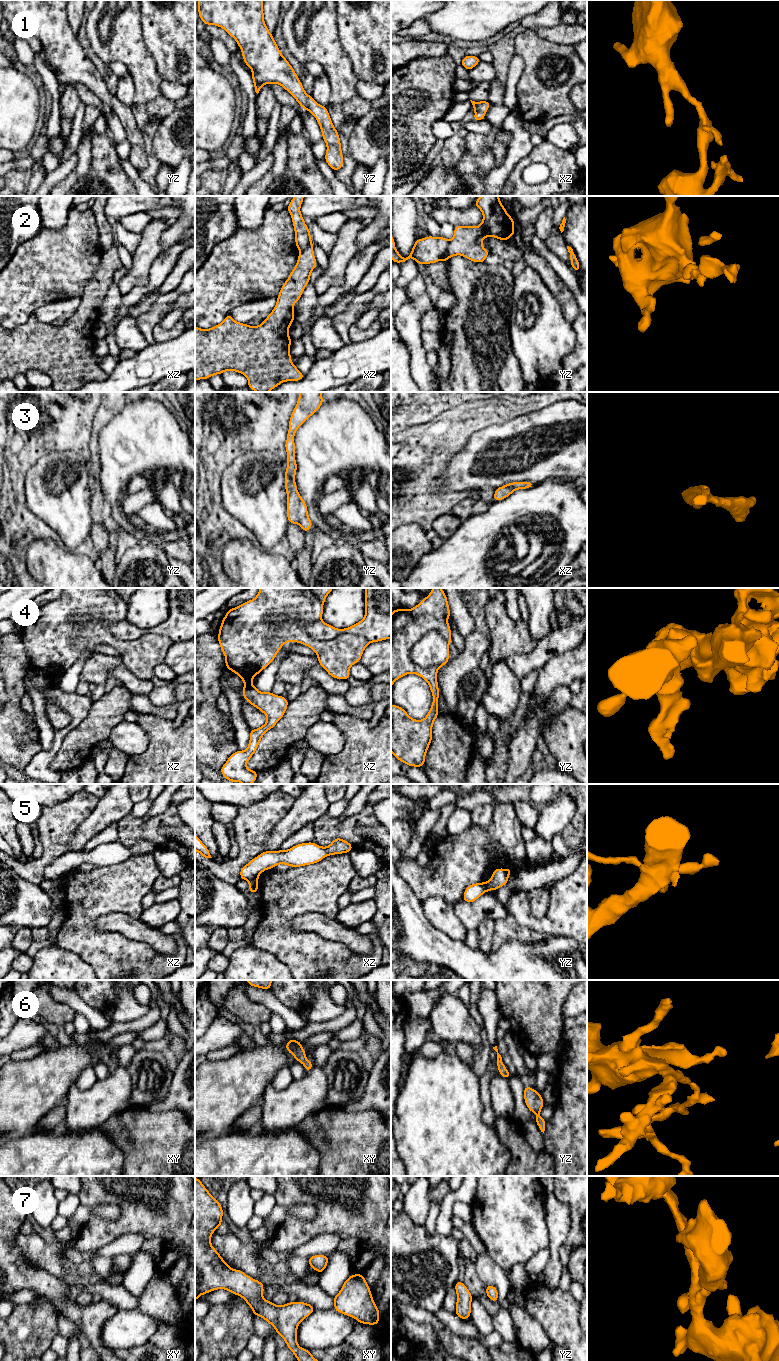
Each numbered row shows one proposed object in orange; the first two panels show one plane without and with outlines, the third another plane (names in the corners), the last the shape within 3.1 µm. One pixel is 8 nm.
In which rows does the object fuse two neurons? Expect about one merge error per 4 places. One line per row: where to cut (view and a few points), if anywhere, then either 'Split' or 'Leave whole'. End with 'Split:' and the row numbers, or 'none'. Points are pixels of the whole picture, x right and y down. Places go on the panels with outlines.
1: No split. Leave whole
2: Split along yz (449, 241), (440, 259). Split
3: No split. Leave whole
4: Split along xz (304, 625), (305, 631), (317, 639), (354, 633), (370, 641). Split
5: Split along xz (257, 878), (248, 880). Split
6: No split. Leave whole
7: No split. Leave whole
Split: 2, 4, 5

